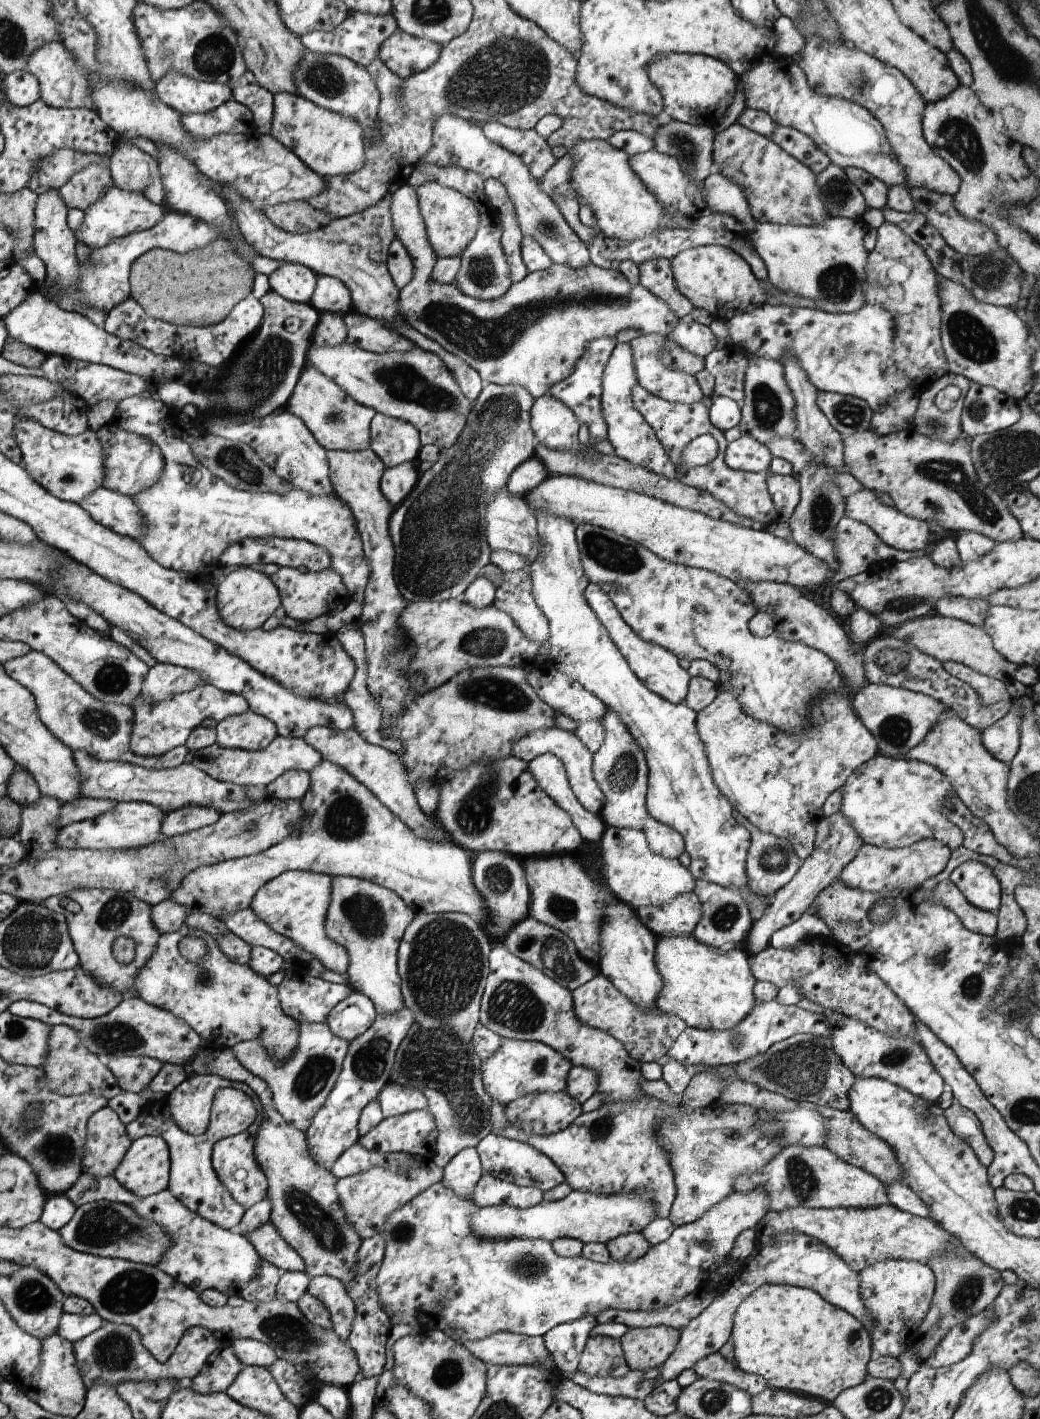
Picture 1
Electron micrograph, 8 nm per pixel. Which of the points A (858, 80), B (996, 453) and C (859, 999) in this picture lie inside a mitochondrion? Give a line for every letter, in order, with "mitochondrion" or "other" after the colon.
A: mitochondrion
B: mitochondrion
C: other

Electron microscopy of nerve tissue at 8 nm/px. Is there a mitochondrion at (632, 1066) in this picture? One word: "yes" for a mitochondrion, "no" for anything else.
no

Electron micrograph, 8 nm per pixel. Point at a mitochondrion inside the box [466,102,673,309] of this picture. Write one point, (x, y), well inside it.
(547, 227)

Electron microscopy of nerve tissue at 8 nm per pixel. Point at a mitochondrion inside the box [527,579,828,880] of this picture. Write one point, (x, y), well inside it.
(622, 773)

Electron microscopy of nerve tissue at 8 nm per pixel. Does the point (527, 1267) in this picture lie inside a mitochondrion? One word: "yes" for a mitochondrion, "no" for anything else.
yes

